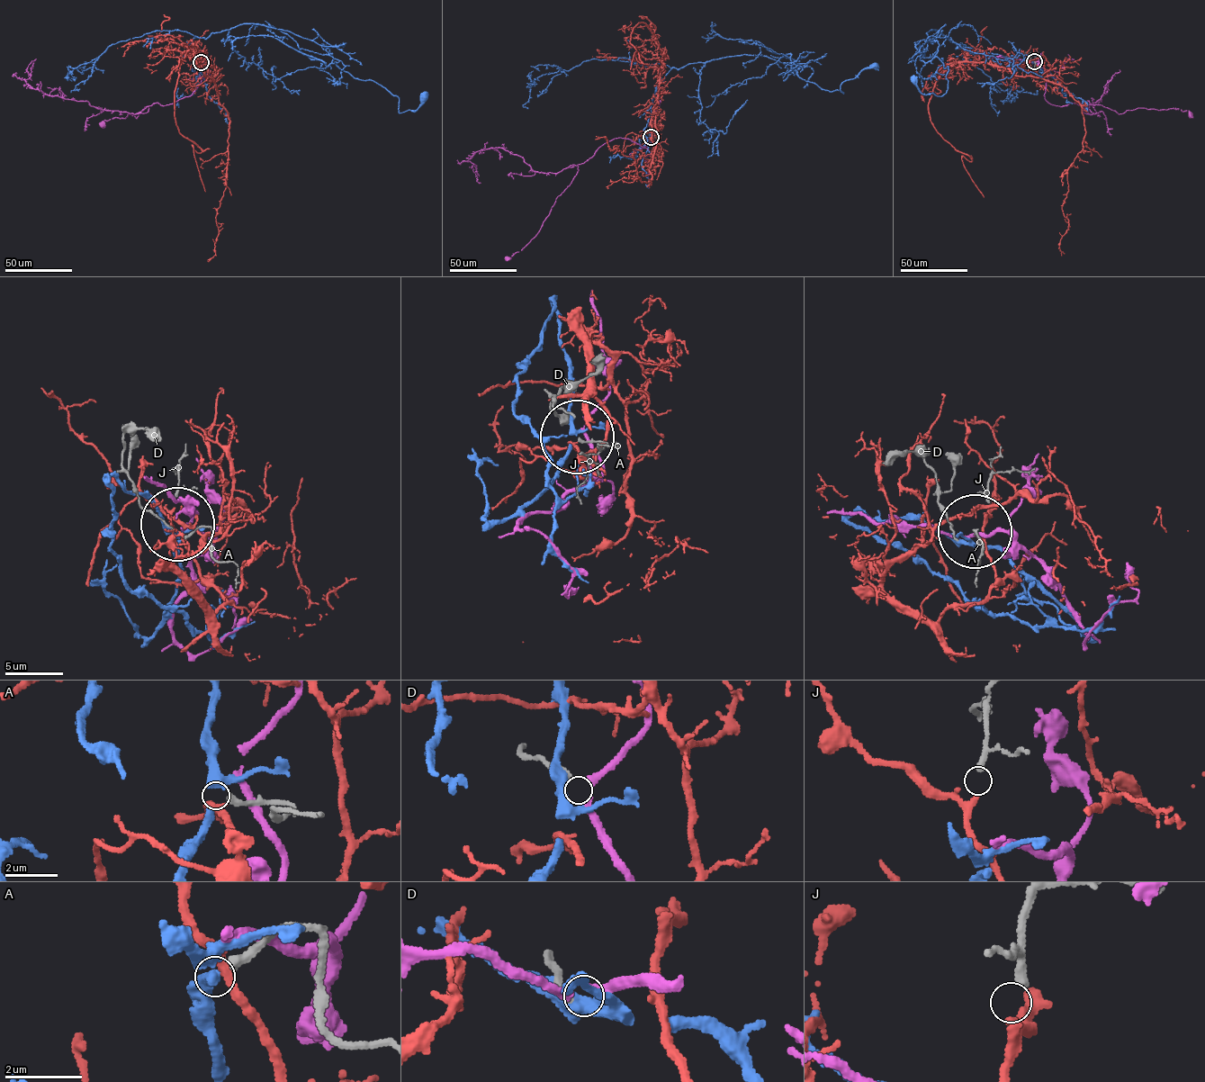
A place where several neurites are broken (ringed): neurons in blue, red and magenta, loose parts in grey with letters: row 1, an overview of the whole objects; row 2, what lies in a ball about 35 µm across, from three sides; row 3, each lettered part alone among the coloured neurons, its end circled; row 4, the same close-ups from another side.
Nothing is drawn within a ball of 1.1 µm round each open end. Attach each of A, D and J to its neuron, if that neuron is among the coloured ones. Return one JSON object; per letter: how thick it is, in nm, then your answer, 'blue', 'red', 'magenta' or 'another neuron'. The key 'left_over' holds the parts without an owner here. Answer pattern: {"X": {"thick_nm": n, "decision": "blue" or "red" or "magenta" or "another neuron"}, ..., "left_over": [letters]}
{"A": {"thick_nm": 240, "decision": "another neuron"}, "D": {"thick_nm": 180, "decision": "magenta"}, "J": {"thick_nm": 160, "decision": "red"}, "left_over": ["A"]}

